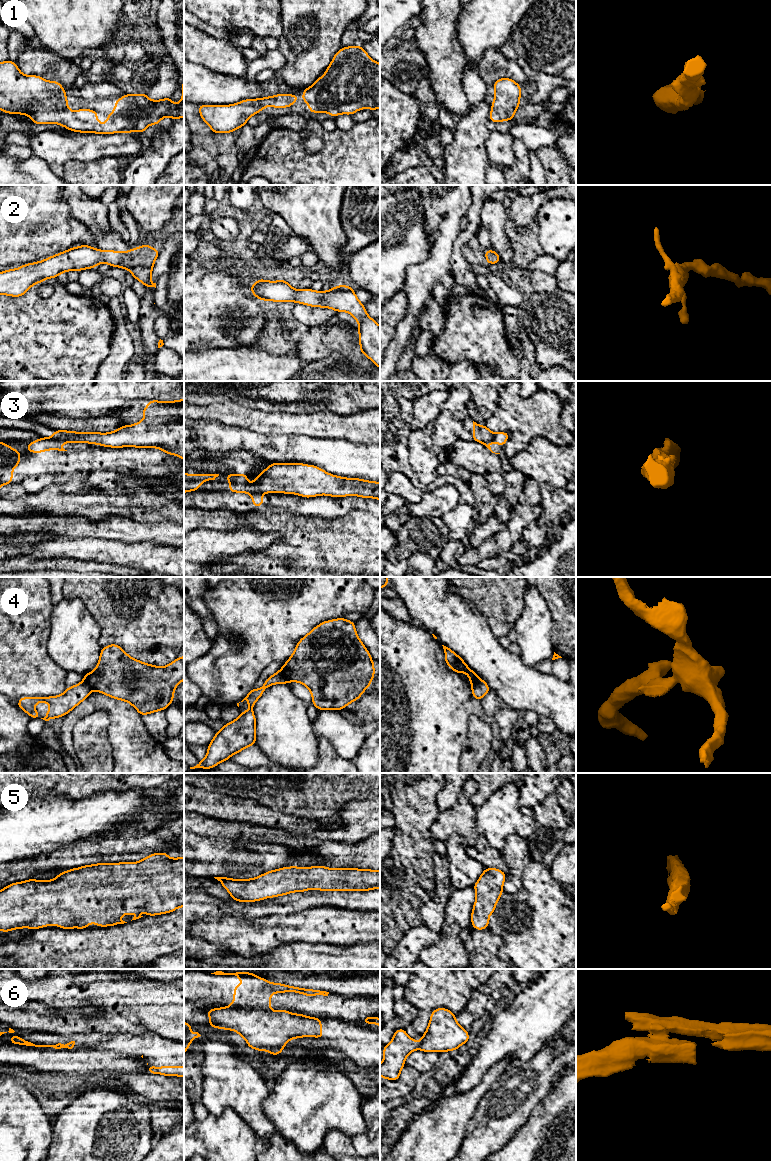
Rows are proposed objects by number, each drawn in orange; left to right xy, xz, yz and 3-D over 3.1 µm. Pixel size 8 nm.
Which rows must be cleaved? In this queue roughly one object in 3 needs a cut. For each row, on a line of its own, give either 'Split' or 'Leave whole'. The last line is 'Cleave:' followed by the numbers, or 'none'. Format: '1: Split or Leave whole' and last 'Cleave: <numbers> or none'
1: Leave whole
2: Leave whole
3: Split
4: Split
5: Leave whole
6: Split
Cleave: 3, 4, 6

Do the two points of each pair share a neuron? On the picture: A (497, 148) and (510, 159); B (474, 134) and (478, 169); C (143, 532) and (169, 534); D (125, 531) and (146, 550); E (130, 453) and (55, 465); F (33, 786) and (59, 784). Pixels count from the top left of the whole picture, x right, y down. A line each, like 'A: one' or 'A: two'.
A: one
B: one
C: one
D: two
E: one
F: one

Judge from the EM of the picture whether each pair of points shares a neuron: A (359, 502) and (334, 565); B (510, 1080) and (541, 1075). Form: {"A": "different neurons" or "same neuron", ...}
{"A": "different neurons", "B": "same neuron"}

